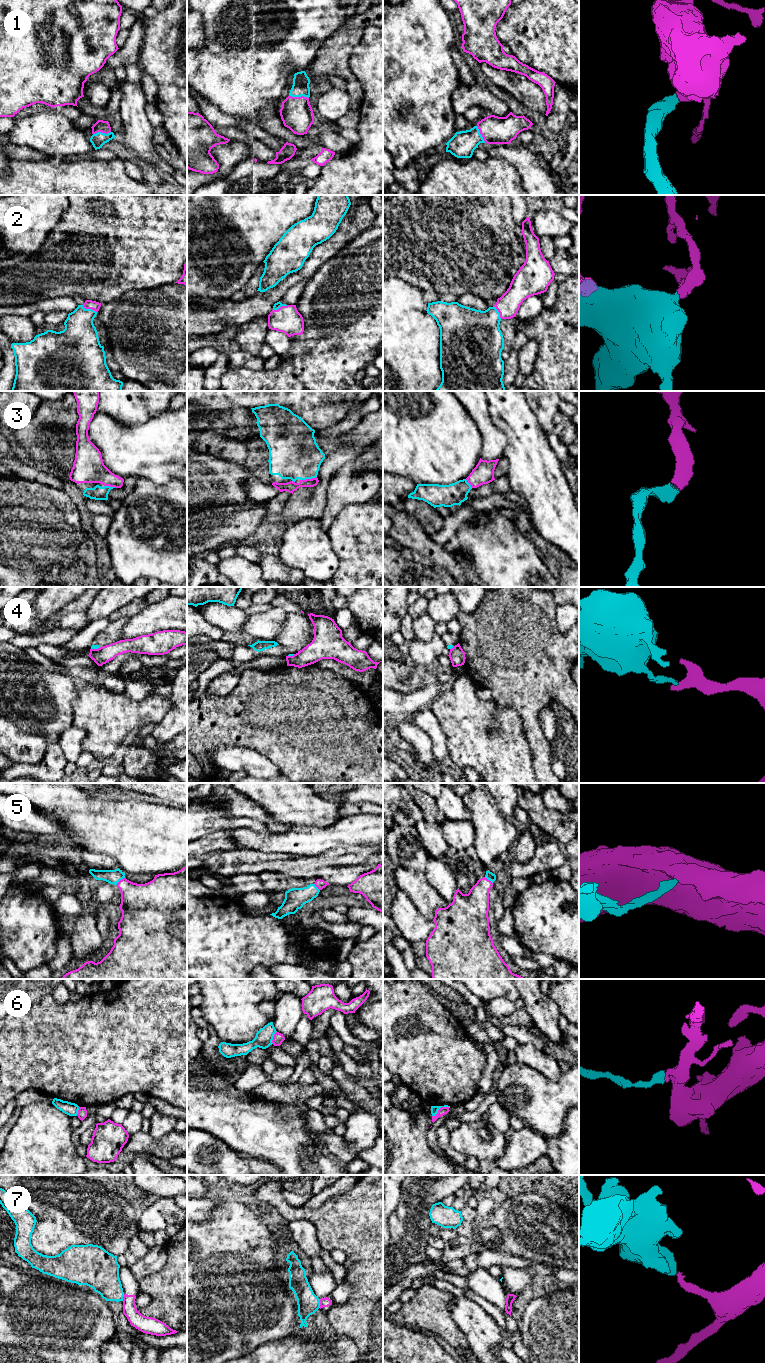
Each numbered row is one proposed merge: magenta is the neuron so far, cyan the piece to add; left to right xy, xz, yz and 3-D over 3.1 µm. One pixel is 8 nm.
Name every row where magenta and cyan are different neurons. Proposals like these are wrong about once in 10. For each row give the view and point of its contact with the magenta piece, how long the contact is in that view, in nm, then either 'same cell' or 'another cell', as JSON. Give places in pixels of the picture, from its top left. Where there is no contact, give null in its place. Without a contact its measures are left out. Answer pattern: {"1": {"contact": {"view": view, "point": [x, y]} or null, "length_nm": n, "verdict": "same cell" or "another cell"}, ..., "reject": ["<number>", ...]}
{"1": {"contact": {"view": "xz", "point": [299, 97]}, "length_nm": 160, "verdict": "same cell"}, "2": {"contact": {"view": "xy", "point": [89, 308]}, "length_nm": 130, "verdict": "same cell"}, "3": {"contact": {"view": "xz", "point": [308, 479]}, "length_nm": 140, "verdict": "same cell"}, "4": {"contact": {"view": "xy", "point": [95, 649]}, "length_nm": 80, "verdict": "another cell"}, "5": {"contact": {"view": "xy", "point": [120, 880]}, "length_nm": 90, "verdict": "same cell"}, "6": {"contact": {"view": "yz", "point": [440, 1108]}, "length_nm": 160, "verdict": "another cell"}, "7": {"contact": {"view": "xz", "point": [320, 1303]}, "length_nm": 70, "verdict": "another cell"}, "reject": ["4", "6", "7"]}

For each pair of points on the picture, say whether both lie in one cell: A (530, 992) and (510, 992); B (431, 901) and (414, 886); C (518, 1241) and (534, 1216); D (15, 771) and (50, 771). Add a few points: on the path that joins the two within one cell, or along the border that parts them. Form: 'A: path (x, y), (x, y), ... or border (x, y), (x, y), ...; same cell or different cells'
A: border (517, 989), (520, 997); different cells
B: path (427, 899), (418, 890); same cell
C: path (522, 1235), (531, 1226), (531, 1222); same cell
D: path (24, 771), (41, 771); same cell

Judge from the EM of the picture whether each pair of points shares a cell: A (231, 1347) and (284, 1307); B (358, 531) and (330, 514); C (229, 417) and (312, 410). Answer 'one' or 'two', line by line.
A: one
B: two
C: two

